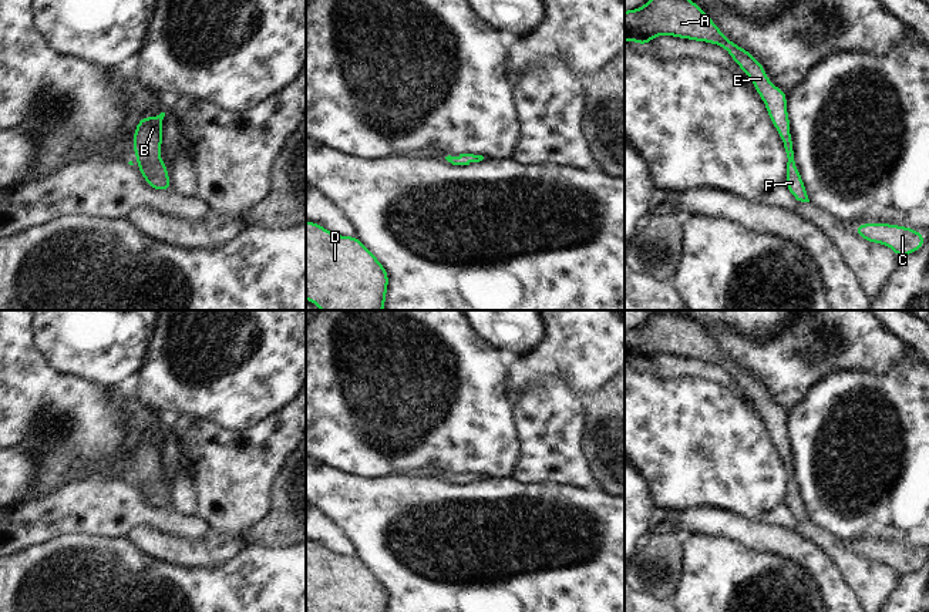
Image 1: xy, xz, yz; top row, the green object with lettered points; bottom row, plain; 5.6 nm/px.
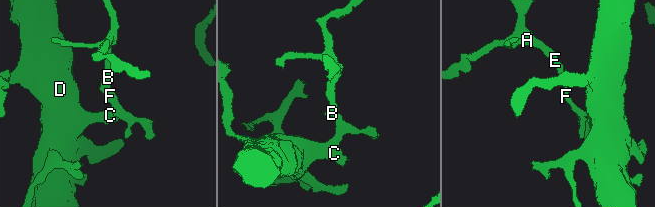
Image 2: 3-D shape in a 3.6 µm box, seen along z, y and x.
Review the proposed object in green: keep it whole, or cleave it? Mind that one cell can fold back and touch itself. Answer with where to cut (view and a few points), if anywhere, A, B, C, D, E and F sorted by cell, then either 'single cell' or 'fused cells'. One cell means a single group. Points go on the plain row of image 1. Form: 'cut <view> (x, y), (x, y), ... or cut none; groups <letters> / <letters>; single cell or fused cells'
cut none; groups A B C D E F; single cell

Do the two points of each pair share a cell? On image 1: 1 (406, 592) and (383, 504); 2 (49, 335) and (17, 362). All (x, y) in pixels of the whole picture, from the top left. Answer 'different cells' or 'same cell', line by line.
1: same cell
2: different cells

